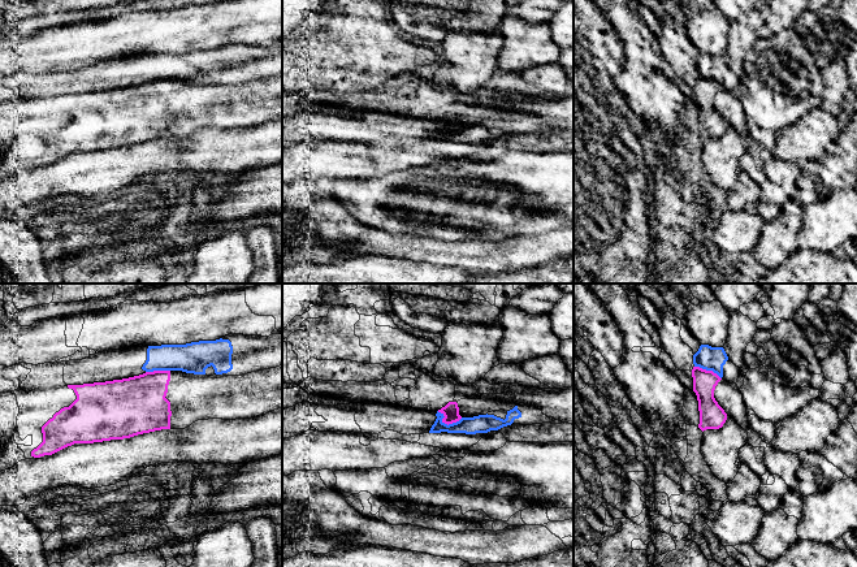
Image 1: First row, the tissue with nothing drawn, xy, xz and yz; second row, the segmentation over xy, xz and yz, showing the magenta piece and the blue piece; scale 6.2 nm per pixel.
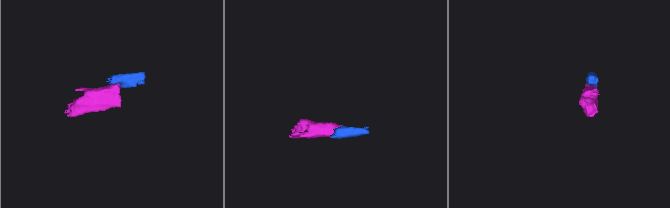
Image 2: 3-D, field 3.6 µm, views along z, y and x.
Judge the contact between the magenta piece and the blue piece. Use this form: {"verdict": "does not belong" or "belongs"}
{"verdict": "does not belong"}

